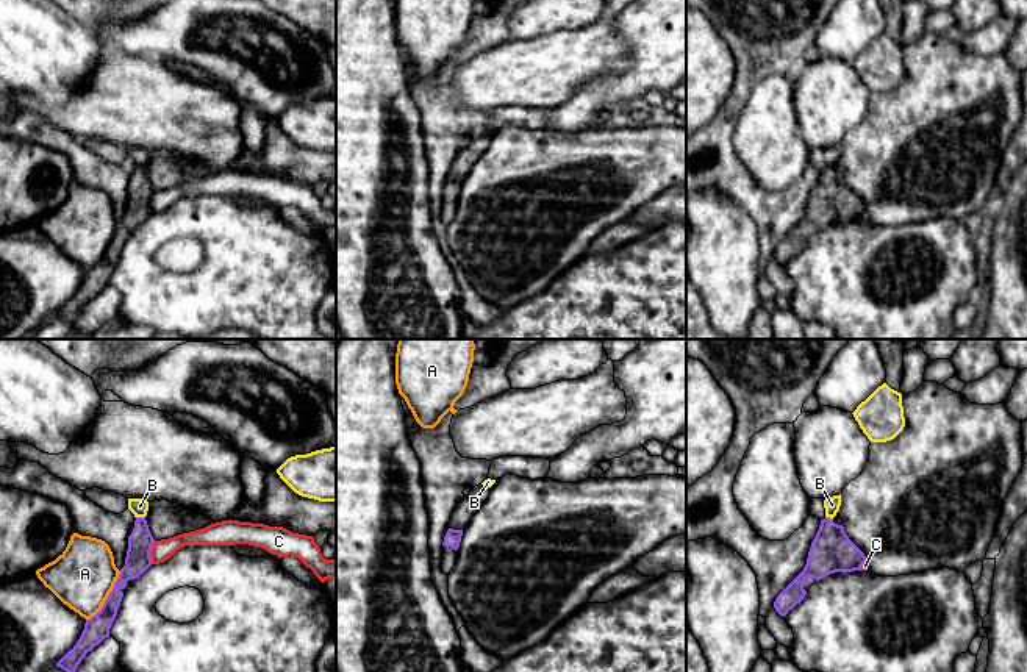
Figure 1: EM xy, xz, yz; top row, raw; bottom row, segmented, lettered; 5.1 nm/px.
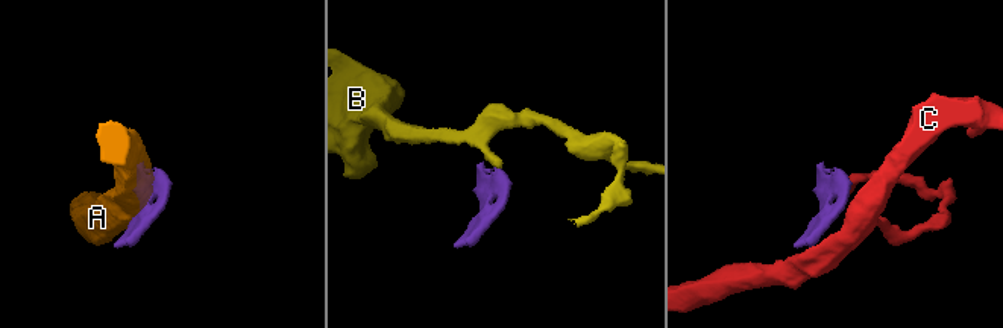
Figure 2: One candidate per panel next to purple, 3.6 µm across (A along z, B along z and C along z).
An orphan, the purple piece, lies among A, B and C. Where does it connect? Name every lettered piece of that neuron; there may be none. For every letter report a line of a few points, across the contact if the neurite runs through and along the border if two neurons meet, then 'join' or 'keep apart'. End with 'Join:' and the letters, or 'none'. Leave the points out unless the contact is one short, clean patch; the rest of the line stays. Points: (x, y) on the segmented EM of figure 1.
A: keep apart
B: xy (136, 516), (144, 518) | keep apart
C: xy (155, 541), (150, 550), (150, 563) | keep apart
Join: none

